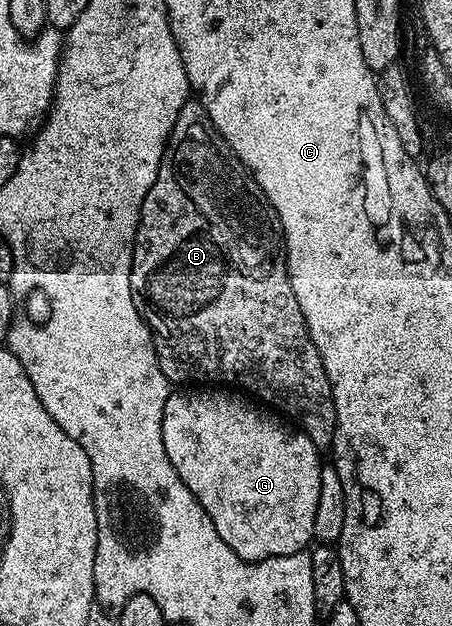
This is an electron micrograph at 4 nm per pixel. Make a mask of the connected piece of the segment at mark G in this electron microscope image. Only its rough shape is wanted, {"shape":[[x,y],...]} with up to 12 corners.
{"shape":[[172,390],[161,433],[239,559],[307,551],[324,466],[234,390]]}

